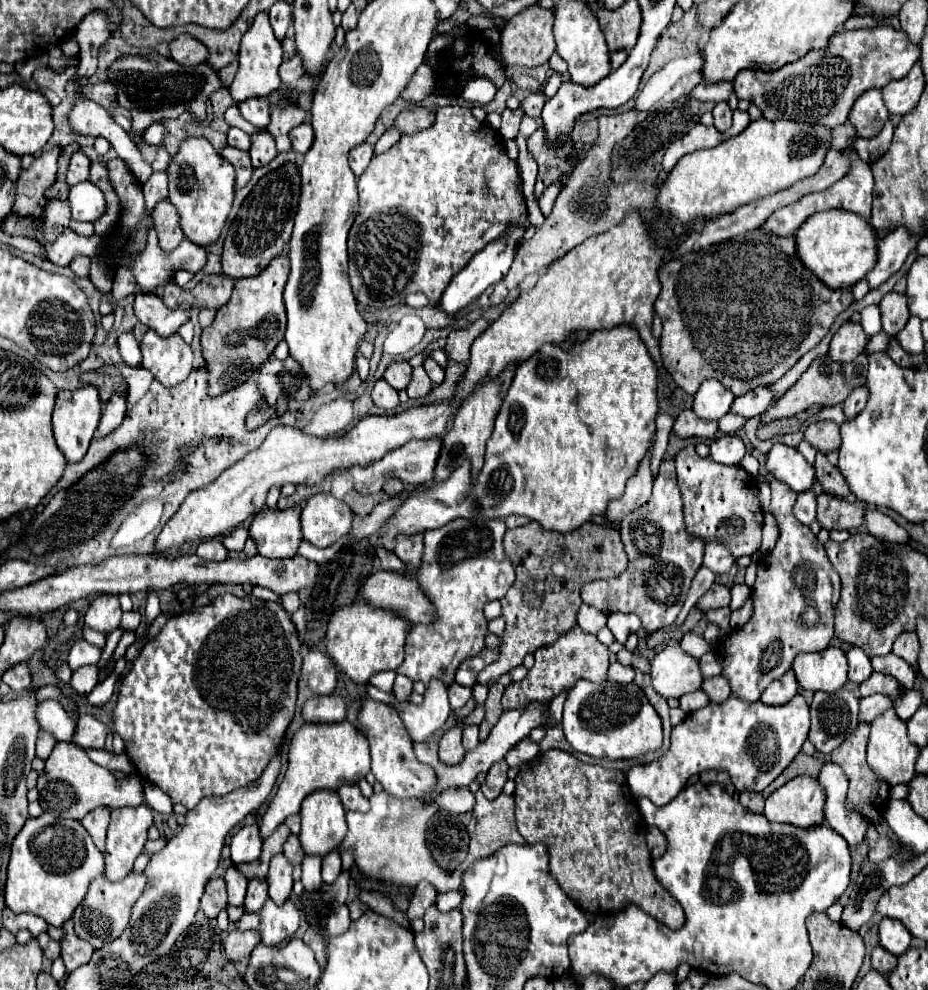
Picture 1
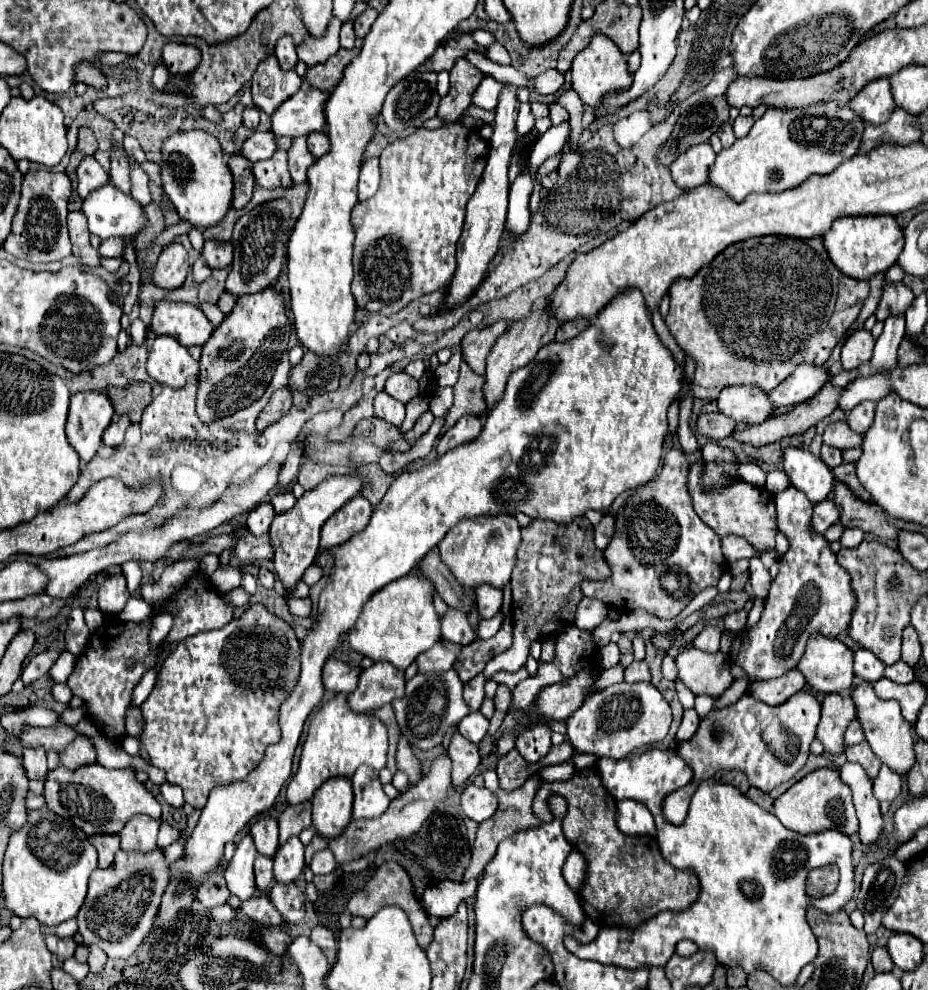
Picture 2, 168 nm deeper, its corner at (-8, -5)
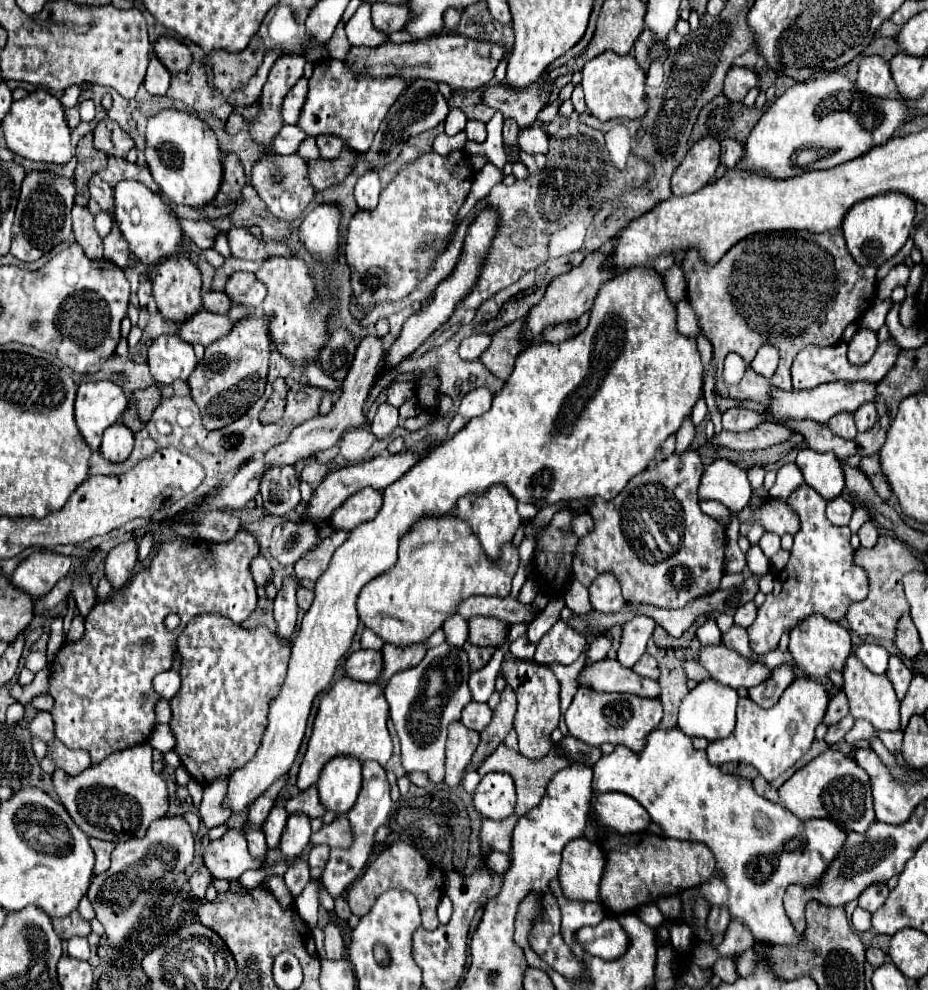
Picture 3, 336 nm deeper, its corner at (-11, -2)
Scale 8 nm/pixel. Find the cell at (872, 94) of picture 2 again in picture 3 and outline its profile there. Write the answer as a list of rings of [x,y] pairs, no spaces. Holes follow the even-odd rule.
[[[869,55],[861,59],[855,83],[859,85],[859,91],[873,97],[899,97],[889,73],[889,63],[883,61],[879,55]]]

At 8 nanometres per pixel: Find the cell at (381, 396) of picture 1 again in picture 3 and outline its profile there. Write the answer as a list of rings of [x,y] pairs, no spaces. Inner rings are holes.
[[[381,403],[375,417],[371,419],[371,431],[375,439],[383,439],[391,435],[397,425],[399,425],[399,411],[389,403]]]

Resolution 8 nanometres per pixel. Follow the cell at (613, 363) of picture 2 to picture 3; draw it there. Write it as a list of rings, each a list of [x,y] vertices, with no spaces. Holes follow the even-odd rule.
[[[631,267],[623,273],[619,273],[615,279],[607,281],[595,301],[593,301],[593,307],[591,307],[591,317],[589,317],[589,325],[585,331],[581,331],[579,335],[563,341],[563,343],[547,343],[547,341],[541,341],[541,343],[535,343],[535,345],[529,345],[521,351],[521,355],[517,357],[515,361],[515,369],[511,373],[511,377],[505,381],[503,389],[495,393],[493,397],[493,403],[491,403],[491,409],[485,413],[485,415],[479,415],[475,419],[471,419],[471,423],[467,423],[467,427],[459,433],[455,433],[453,439],[445,441],[443,445],[437,445],[429,455],[425,455],[409,473],[405,473],[399,481],[391,483],[385,491],[383,491],[383,507],[381,511],[367,523],[359,525],[355,531],[351,531],[349,539],[335,551],[329,567],[325,569],[325,573],[317,579],[315,583],[315,599],[313,599],[313,605],[311,609],[305,613],[303,621],[301,621],[301,627],[299,631],[295,633],[295,643],[291,647],[291,659],[289,659],[289,667],[287,667],[287,677],[281,685],[281,691],[279,695],[271,701],[271,707],[269,707],[269,717],[267,717],[267,729],[263,733],[263,741],[261,741],[261,747],[257,749],[255,757],[245,763],[241,769],[233,771],[231,777],[229,777],[229,795],[227,795],[227,805],[231,811],[235,813],[241,813],[245,811],[275,779],[279,779],[279,775],[287,773],[295,761],[295,755],[299,751],[299,745],[303,741],[303,735],[305,735],[305,727],[307,727],[307,717],[309,717],[309,711],[311,711],[311,705],[313,705],[313,699],[325,691],[335,675],[335,669],[337,665],[341,663],[341,659],[345,657],[345,653],[349,651],[351,647],[351,641],[353,641],[353,635],[357,631],[357,625],[359,625],[359,617],[357,617],[357,595],[359,591],[369,583],[369,579],[373,579],[375,575],[391,569],[395,565],[395,559],[397,559],[397,545],[399,545],[399,537],[411,529],[411,523],[415,523],[419,517],[425,517],[425,515],[441,515],[441,513],[449,513],[455,509],[455,501],[467,493],[483,493],[487,487],[491,485],[505,485],[513,497],[517,501],[523,501],[523,503],[533,503],[537,509],[543,509],[547,505],[555,505],[559,501],[565,501],[565,499],[589,499],[589,497],[603,497],[603,499],[615,499],[619,495],[619,491],[627,485],[627,481],[631,477],[635,477],[637,473],[645,471],[647,469],[647,463],[655,457],[657,449],[661,447],[661,443],[669,437],[669,435],[675,435],[681,427],[681,423],[691,415],[691,409],[693,405],[697,403],[699,395],[701,395],[701,385],[703,385],[703,361],[701,361],[701,353],[697,349],[697,341],[695,337],[687,337],[687,335],[681,335],[677,331],[677,309],[675,309],[675,303],[669,299],[667,291],[665,291],[665,279],[663,275],[659,275],[653,267]]]

